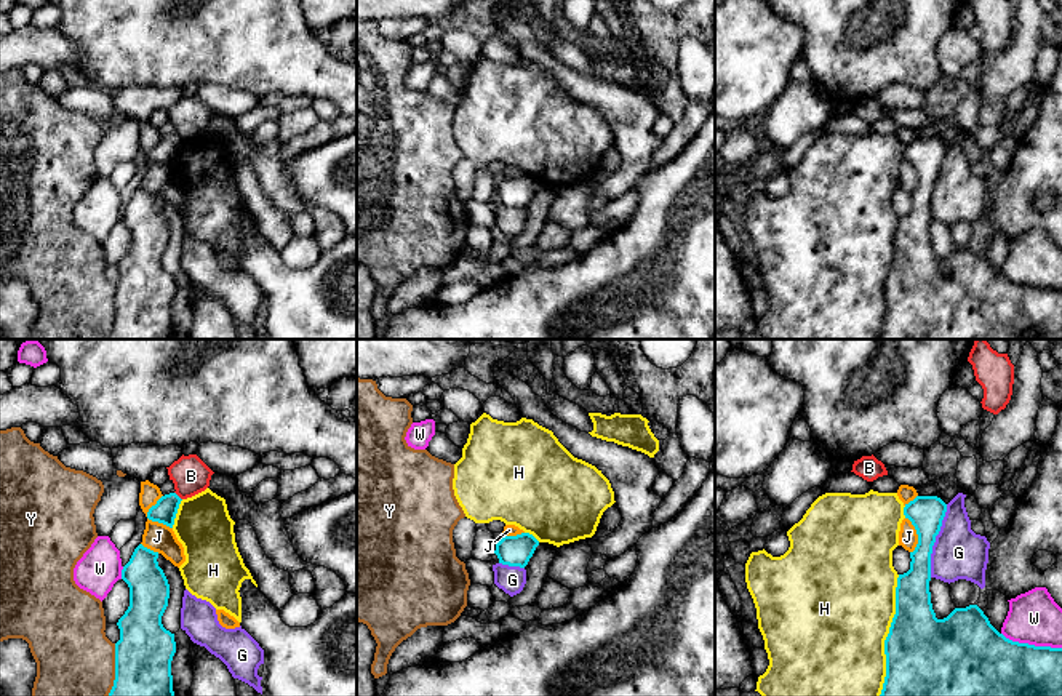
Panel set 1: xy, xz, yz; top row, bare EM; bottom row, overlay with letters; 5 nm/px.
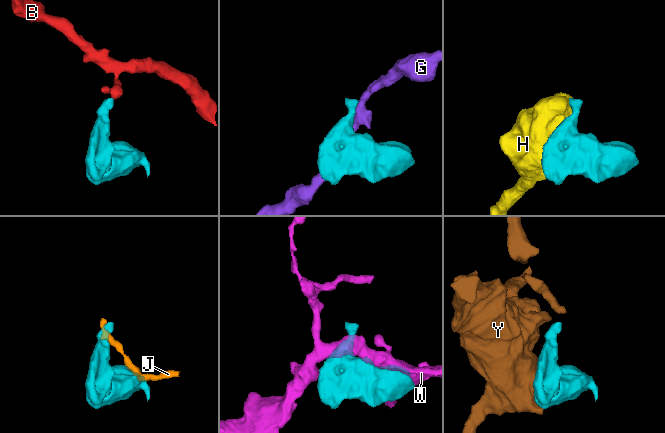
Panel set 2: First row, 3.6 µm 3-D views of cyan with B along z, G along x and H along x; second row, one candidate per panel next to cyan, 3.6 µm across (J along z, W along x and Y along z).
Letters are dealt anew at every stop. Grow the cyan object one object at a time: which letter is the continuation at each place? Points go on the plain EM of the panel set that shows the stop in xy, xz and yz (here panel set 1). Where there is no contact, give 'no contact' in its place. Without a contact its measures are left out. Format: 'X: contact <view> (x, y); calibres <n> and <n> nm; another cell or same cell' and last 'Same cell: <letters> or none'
B: contact xy (178, 138); calibres 120 and 190 nm; another cell
G: contact yz (934, 183); calibres 180 and 260 nm; another cell
H: contact yz (888, 277); calibres 440 and 480 nm; another cell
J: contact xy (149, 160); calibres 120 and 140 nm; another cell
W: contact yz (1032, 287); calibres 480 and 260 nm; another cell
Y: contact xy (115, 312); calibres 320 and 400 nm; another cell
Same cell: none

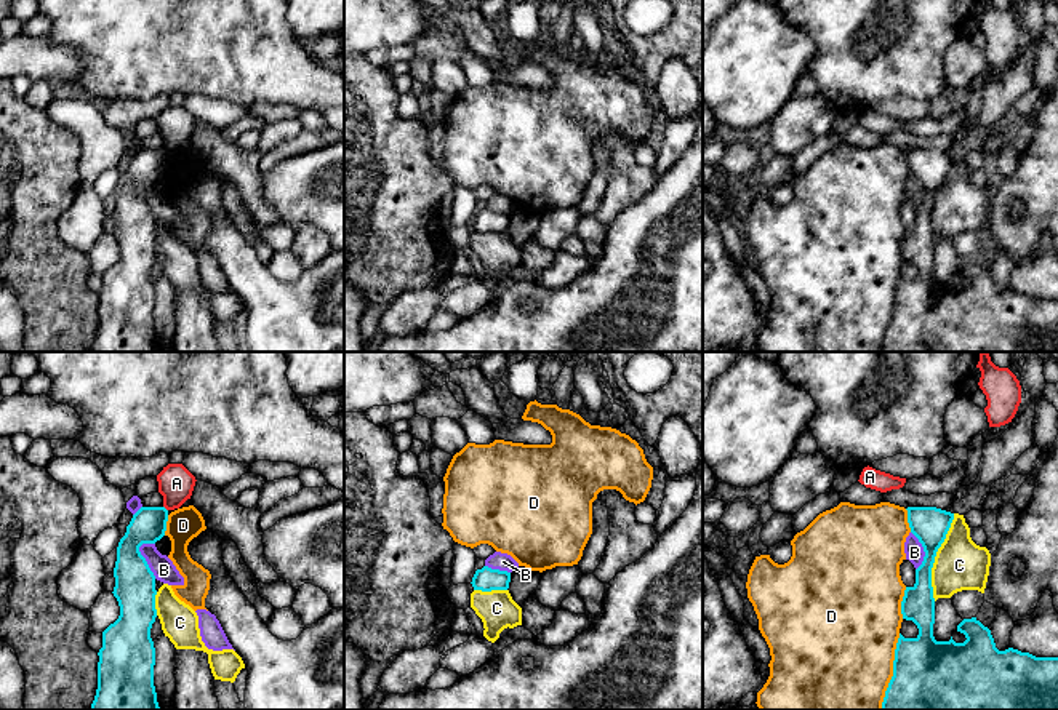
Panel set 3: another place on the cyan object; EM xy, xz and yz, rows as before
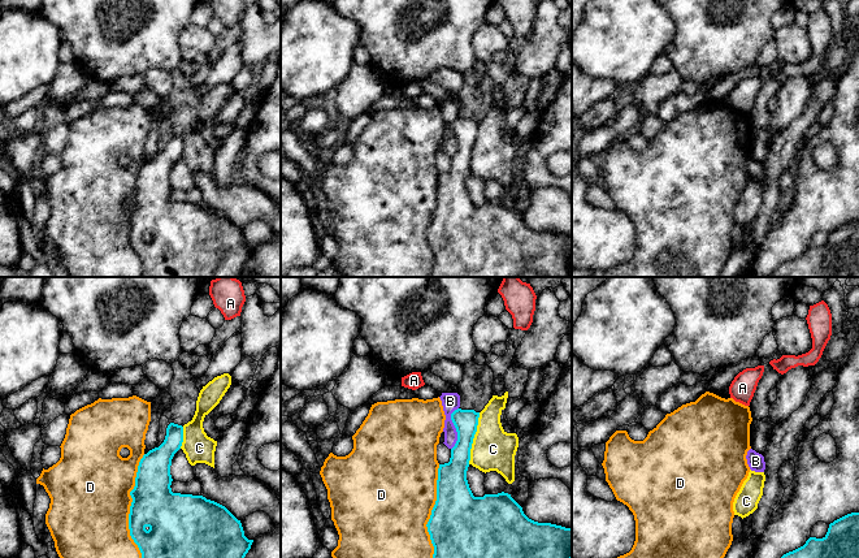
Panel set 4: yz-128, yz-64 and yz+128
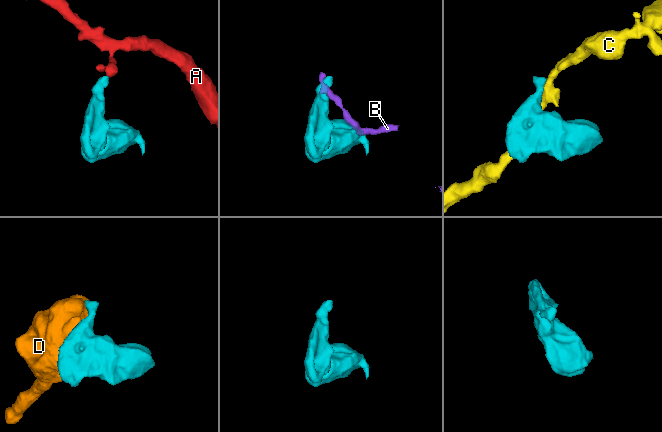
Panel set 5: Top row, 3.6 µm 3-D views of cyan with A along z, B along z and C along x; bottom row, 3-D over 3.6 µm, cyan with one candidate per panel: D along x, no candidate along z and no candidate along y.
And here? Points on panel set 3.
A: contact xy (165, 151); calibres 180 and 180 nm; another cell
B: contact xy (144, 202); calibres 200 and 120 nm; another cell
C: contact yz (935, 197); calibres 190 and 260 nm; another cell
D: contact yz (893, 314); calibres 500 and 480 nm; another cell
Same cell: none

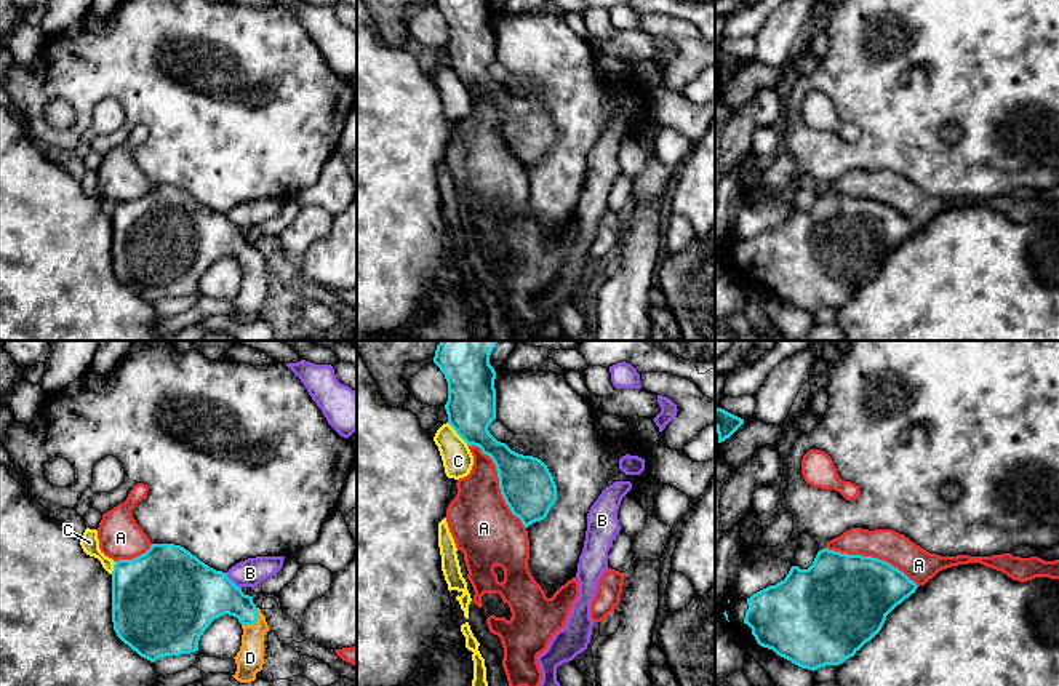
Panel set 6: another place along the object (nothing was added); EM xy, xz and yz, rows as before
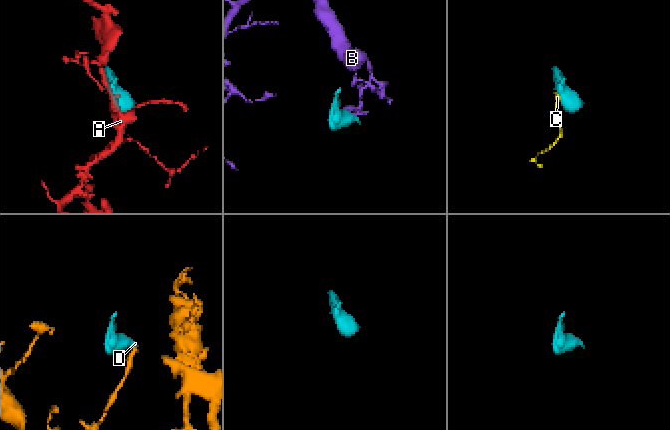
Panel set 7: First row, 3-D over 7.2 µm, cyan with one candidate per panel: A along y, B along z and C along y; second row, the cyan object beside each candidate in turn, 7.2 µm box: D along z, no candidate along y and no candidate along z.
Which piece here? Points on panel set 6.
A: contact xz (499, 125); calibres 260 and 320 nm; another cell
B: contact xy (231, 223); calibres 380 and 140 nm; another cell
C: contact xz (458, 75); calibres 240 and 150 nm; another cell
D: contact xy (255, 264); calibres 220 and 140 nm; same cell
Same cell: D

